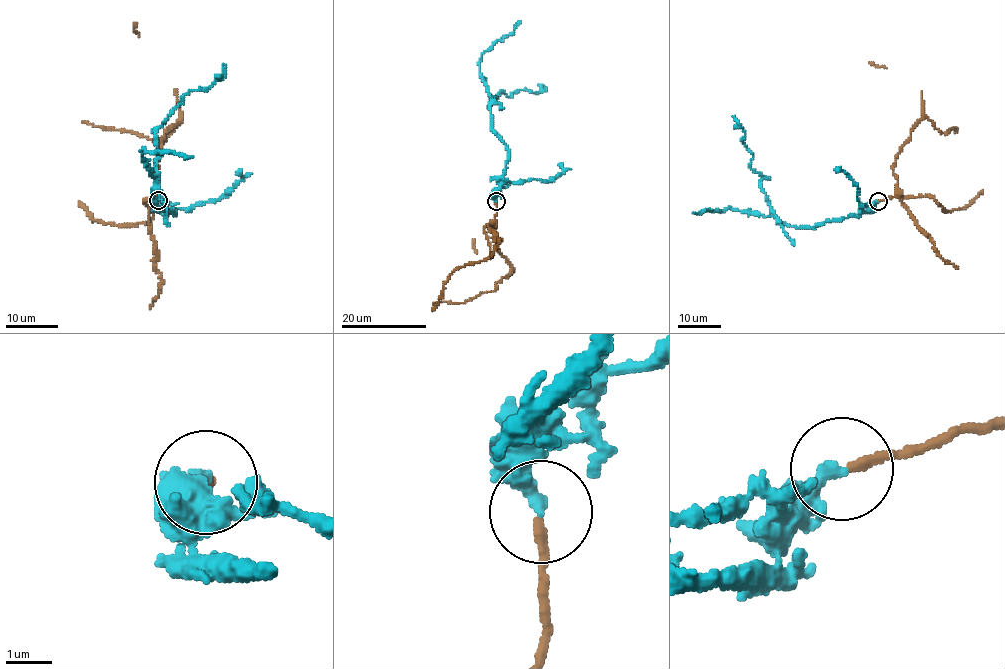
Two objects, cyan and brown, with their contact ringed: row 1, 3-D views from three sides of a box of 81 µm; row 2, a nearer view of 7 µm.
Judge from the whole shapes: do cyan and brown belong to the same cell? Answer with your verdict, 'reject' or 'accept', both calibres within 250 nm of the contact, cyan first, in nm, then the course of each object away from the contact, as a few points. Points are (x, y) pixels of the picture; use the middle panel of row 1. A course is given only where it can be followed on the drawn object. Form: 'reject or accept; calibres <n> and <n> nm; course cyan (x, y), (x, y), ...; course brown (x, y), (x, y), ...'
reject; calibres 320 and 190 nm; course cyan (496, 201), (509, 155), (506, 144), (492, 128), (490, 99), (502, 91), (509, 96), (545, 87); course brown (496, 202), (494, 233), (511, 272), (494, 282), (494, 290), (480, 293), (462, 303), (441, 301), (432, 304)

